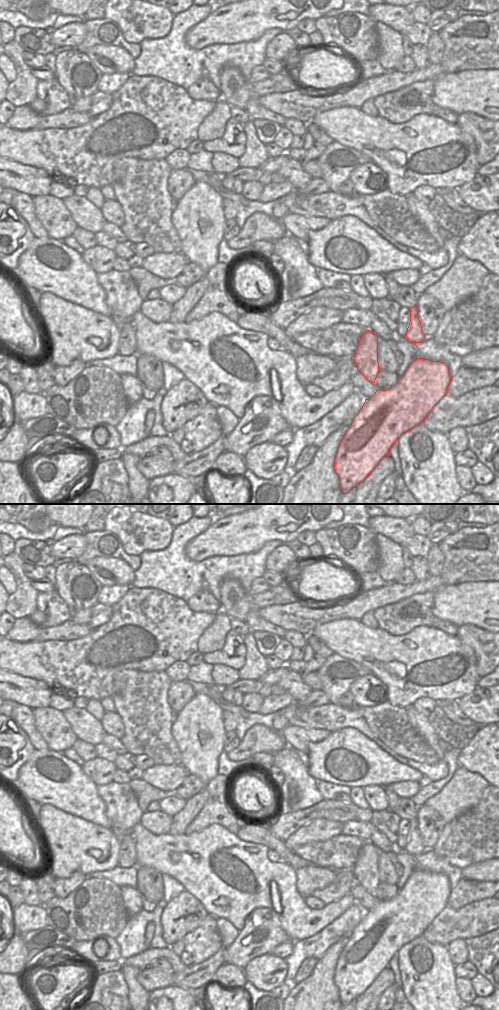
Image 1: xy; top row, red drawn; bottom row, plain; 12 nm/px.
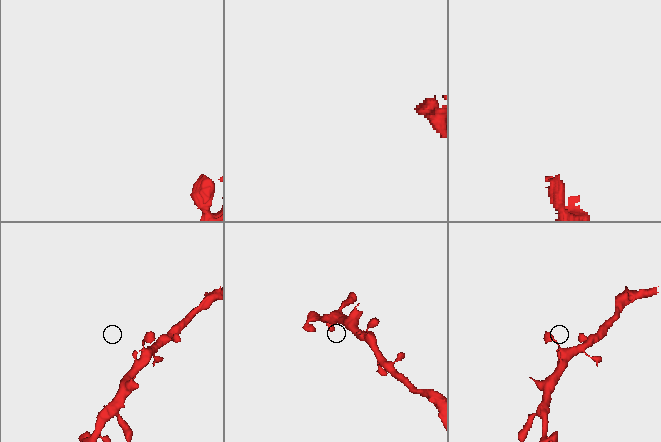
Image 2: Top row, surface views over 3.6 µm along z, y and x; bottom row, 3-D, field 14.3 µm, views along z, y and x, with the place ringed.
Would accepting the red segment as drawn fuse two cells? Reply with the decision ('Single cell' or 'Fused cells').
Single cell

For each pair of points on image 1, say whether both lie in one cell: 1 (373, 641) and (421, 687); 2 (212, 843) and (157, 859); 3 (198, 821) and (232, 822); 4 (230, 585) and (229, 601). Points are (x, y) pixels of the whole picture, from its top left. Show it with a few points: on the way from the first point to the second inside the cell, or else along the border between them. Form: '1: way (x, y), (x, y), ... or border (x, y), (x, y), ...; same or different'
1: way (383, 656), (385, 664), (406, 685); same
2: way (198, 843), (186, 841), (176, 847), (171, 847); same
3: way (206, 819), (224, 820); same
4: way (230, 589), (230, 597); same

